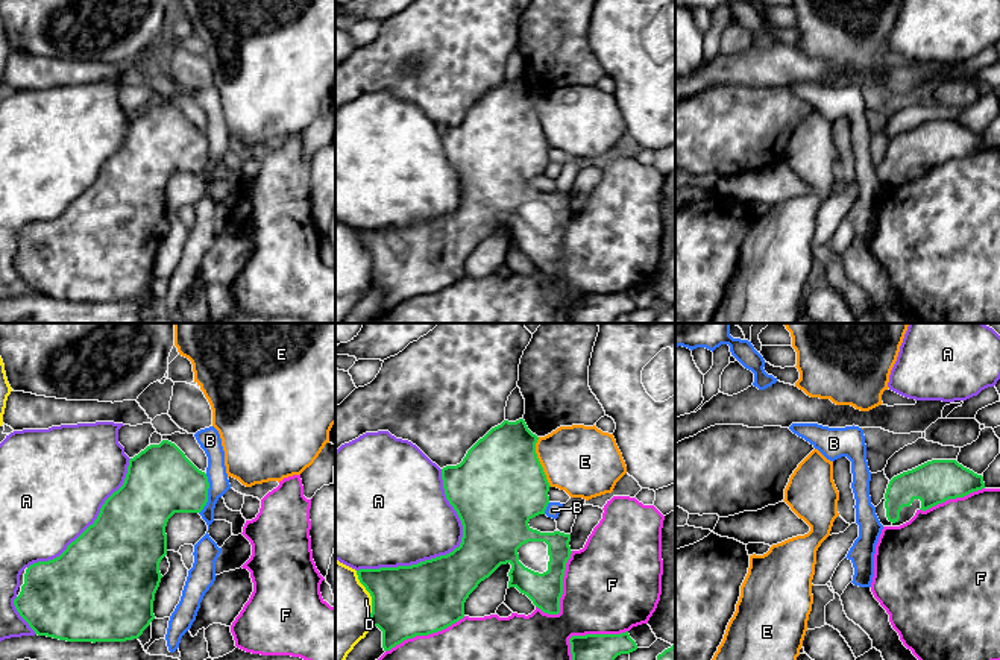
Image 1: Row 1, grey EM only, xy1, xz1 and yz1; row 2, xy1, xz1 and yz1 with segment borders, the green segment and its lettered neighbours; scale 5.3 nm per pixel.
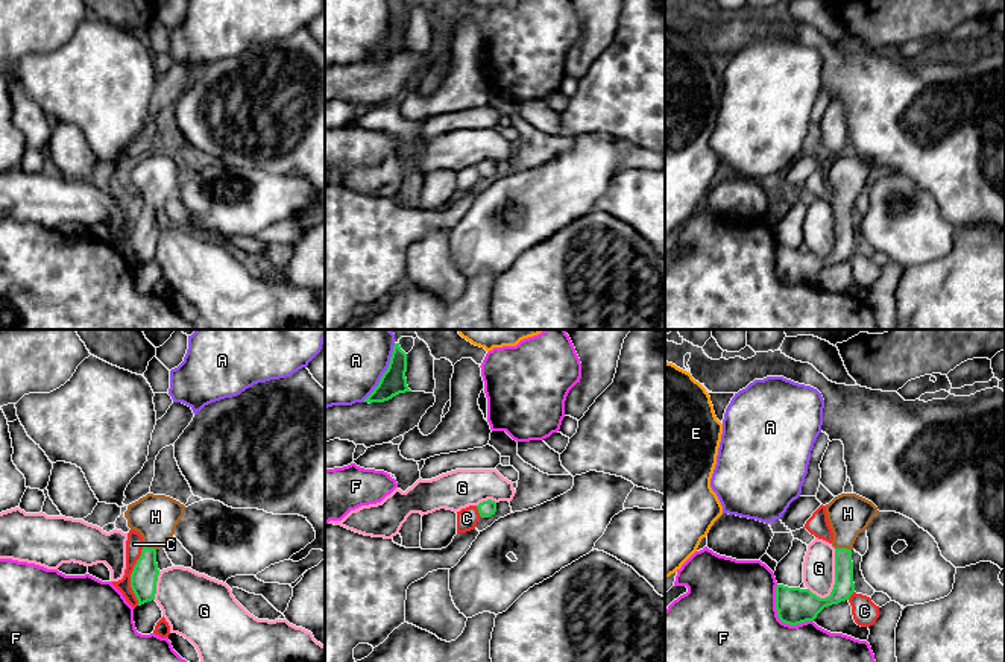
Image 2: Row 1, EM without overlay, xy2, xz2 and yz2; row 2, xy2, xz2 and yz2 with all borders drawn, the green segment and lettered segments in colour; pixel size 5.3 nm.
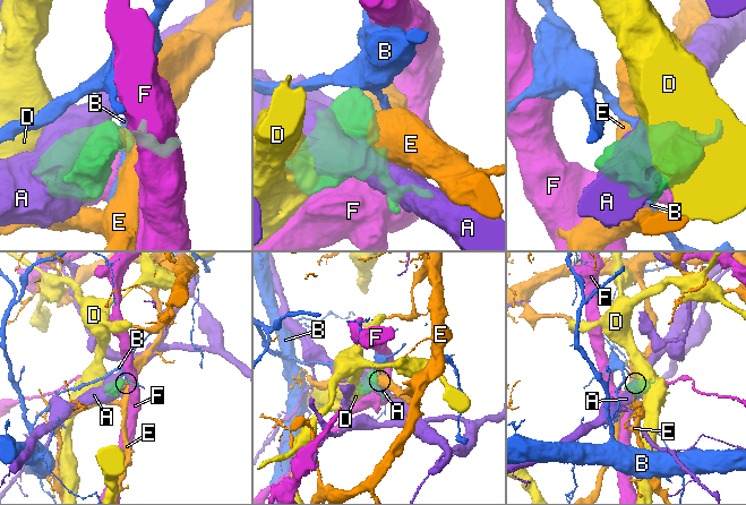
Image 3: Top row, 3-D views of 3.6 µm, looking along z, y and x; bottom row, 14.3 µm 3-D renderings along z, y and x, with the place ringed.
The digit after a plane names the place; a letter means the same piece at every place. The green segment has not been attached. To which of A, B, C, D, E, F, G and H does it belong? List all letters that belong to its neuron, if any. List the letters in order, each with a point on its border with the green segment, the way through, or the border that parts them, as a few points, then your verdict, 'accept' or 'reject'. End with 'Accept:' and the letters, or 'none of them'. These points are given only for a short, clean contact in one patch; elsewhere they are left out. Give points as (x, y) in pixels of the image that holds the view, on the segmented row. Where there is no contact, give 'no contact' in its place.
A: contact xz1 (446, 554); reject
B: contact xy1 (207, 493); border xy1 (207, 474), (208, 501), (199, 513); reject
C: contact xy2 (131, 576); border xy2 (143, 545), (131, 574), (131, 589), (137, 605); reject
D: contact xz1 (372, 600); reject
E: contact xz1 (539, 462); border xz1 (537, 437), (536, 457), (551, 486); reject
F: contact xz1 (562, 589); reject
G: contact yz2 (835, 576); reject
H: contact yz2 (843, 548); way yz2 (844, 586), (843, 548), (847, 513); accept
Accept: H

